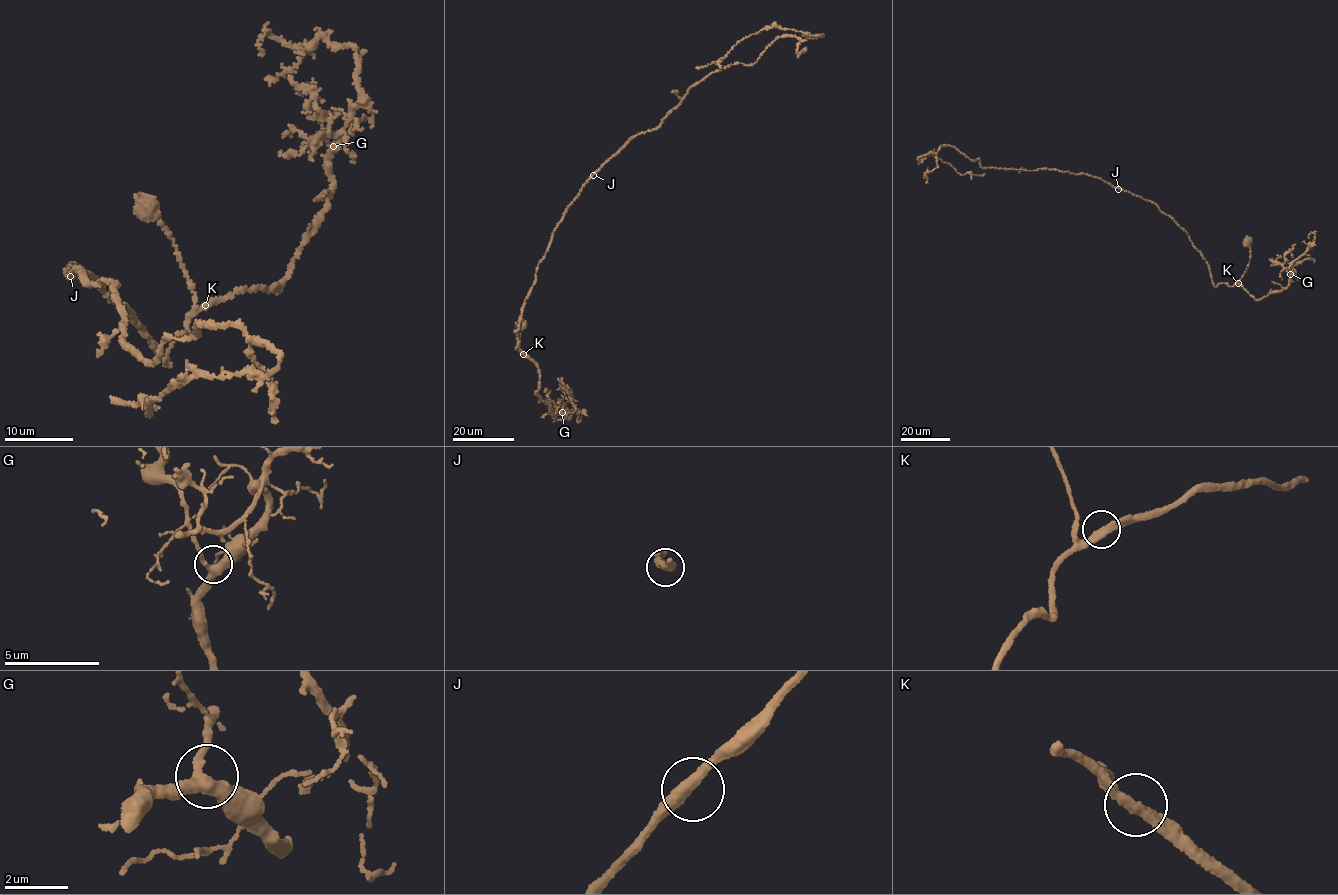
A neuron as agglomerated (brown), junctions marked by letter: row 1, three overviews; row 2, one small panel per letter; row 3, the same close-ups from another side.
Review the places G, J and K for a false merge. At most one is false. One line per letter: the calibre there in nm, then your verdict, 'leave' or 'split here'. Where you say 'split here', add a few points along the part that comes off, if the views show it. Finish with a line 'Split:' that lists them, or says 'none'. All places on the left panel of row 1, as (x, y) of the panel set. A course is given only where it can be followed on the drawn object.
G: 360 nm | leave
J: 360 nm | leave
K: 360 nm | leave
Split: none

